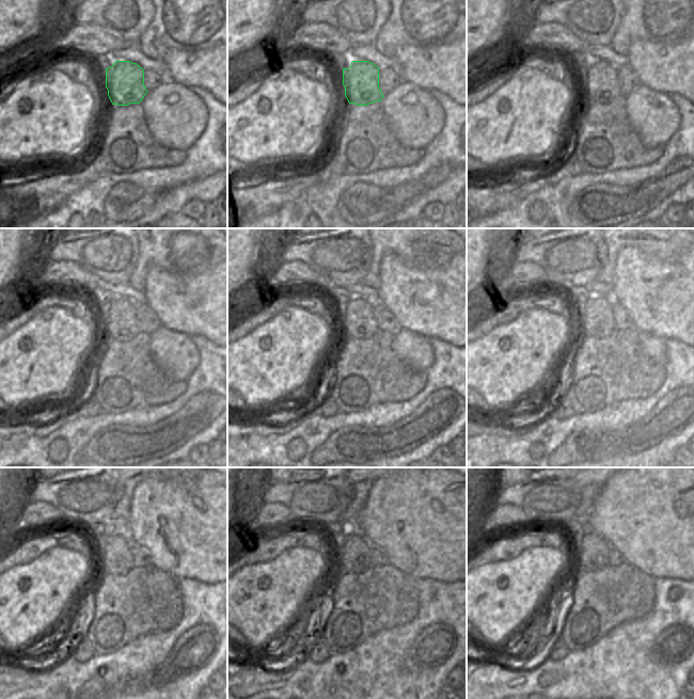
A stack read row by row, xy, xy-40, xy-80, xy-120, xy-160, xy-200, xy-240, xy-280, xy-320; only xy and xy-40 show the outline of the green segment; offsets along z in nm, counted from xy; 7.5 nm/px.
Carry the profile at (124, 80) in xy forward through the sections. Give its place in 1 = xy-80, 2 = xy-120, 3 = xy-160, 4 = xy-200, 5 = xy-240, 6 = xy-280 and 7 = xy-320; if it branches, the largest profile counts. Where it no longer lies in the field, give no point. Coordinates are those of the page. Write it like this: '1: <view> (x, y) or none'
1: xy-80 (600, 78)
2: xy-120 (119, 314)
3: xy-160 (357, 315)
4: xy-200 (596, 319)
5: xy-240 (115, 558)
6: xy-280 (352, 551)
7: xy-320 (593, 553)

